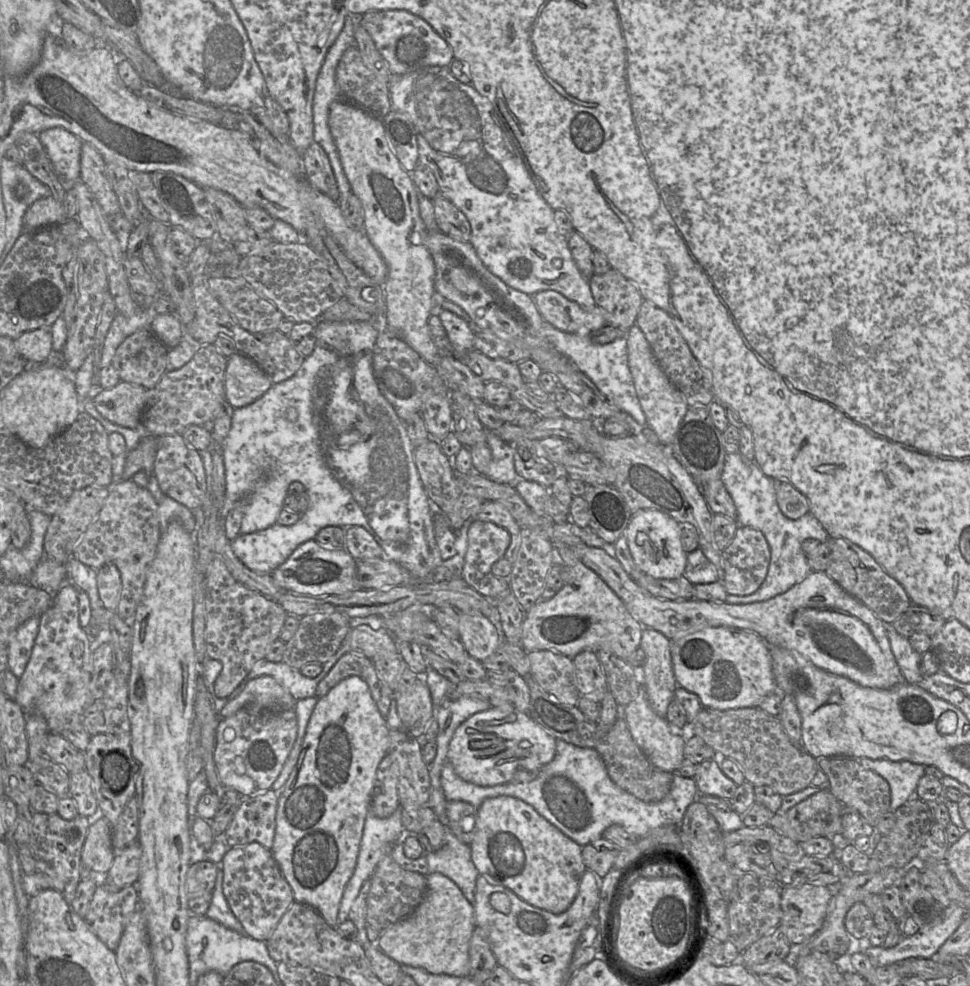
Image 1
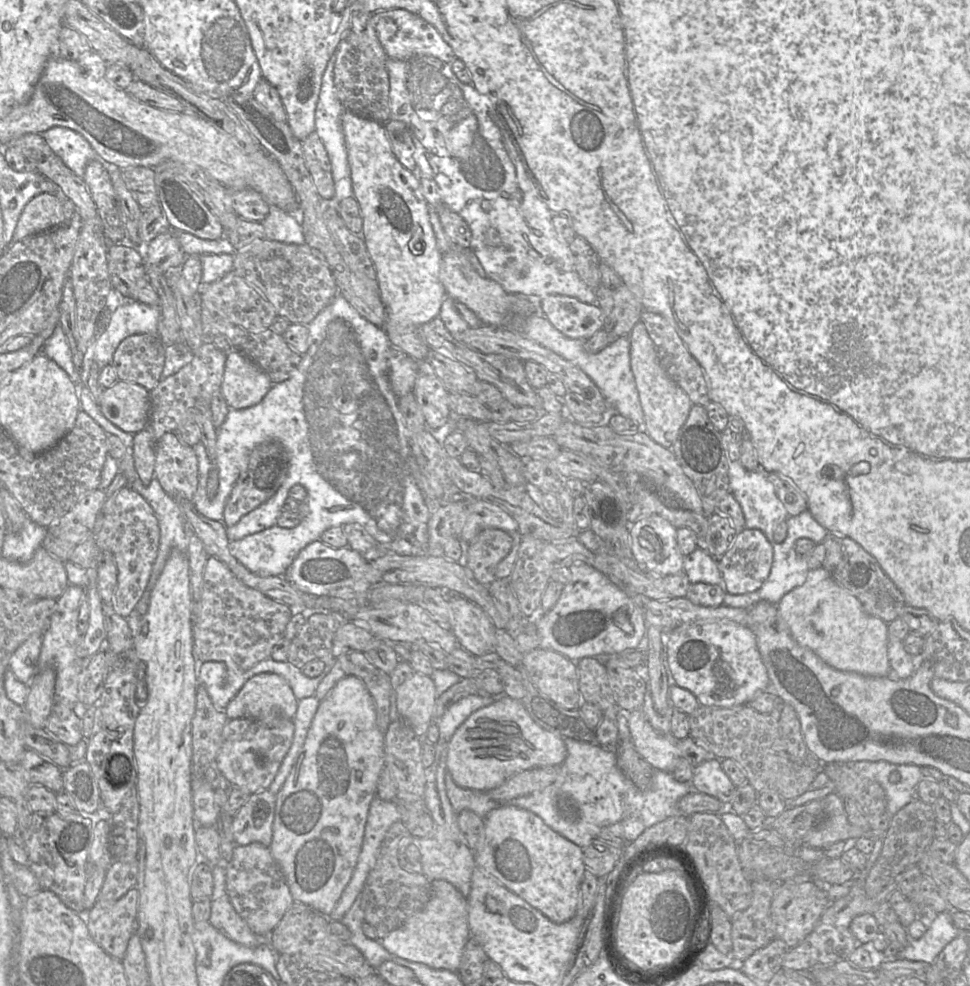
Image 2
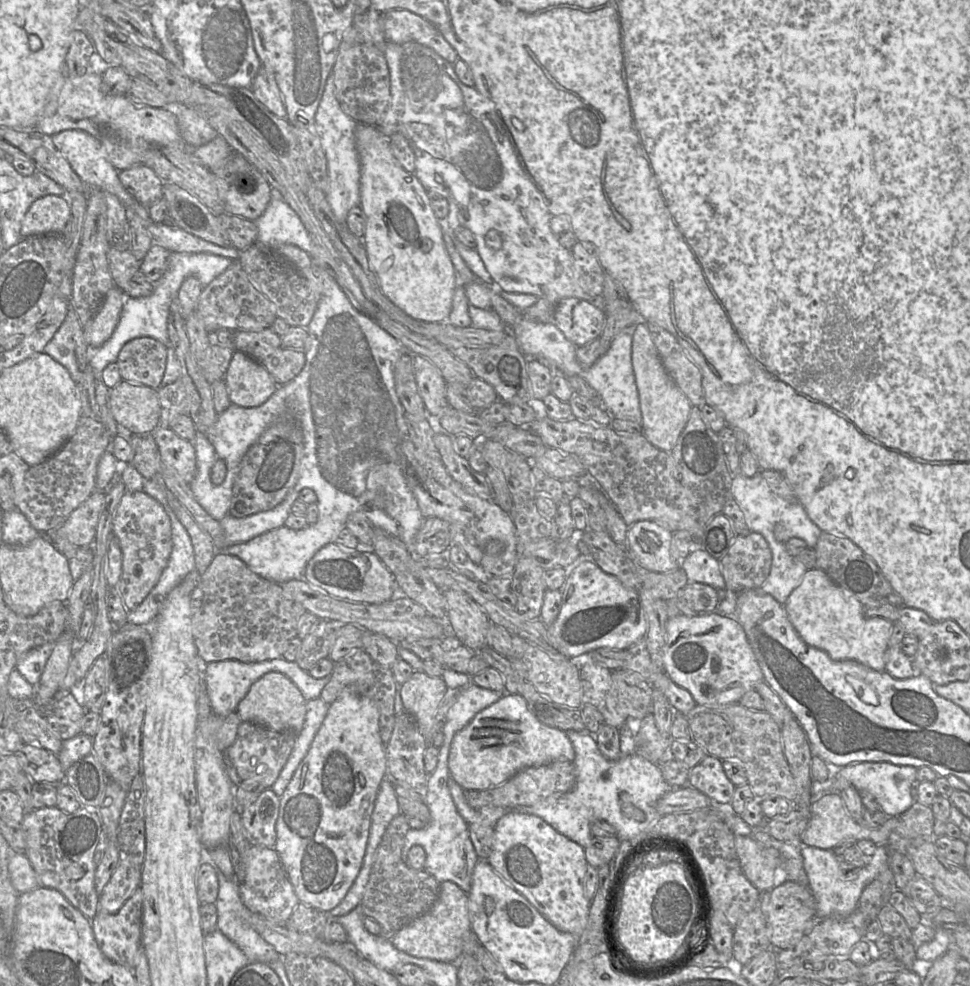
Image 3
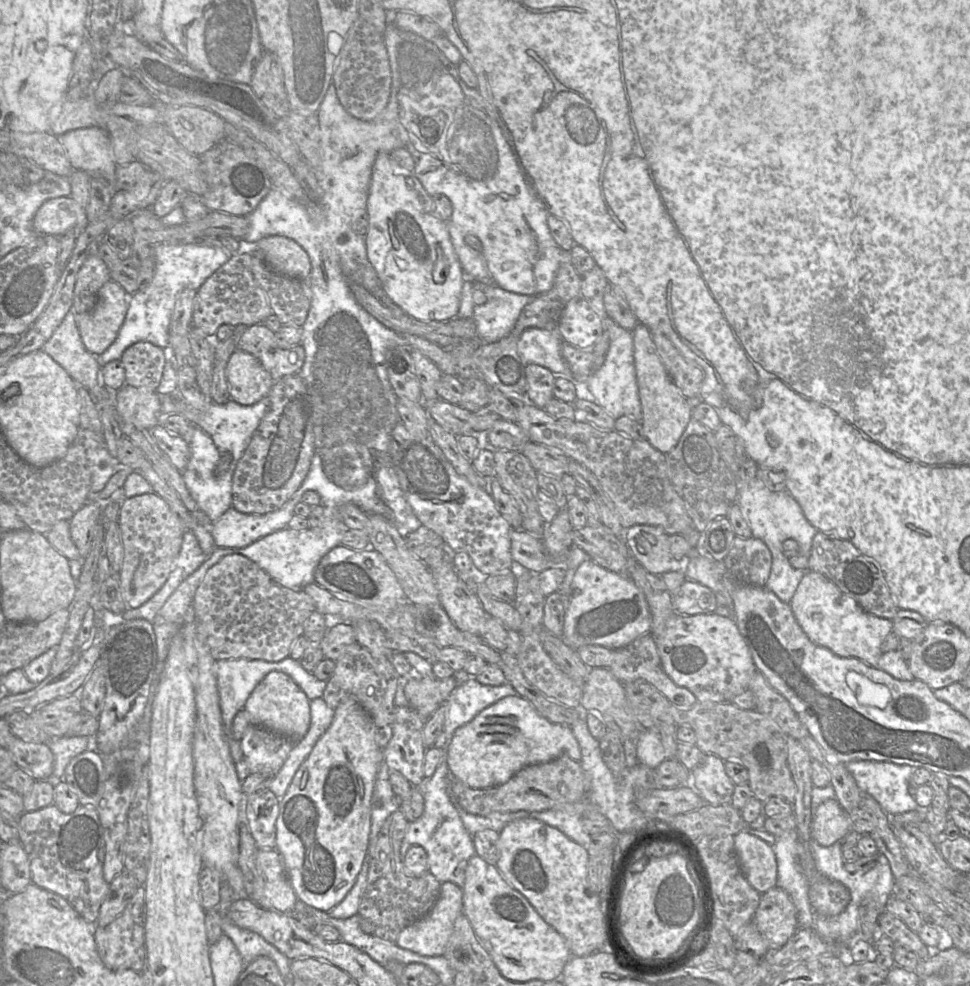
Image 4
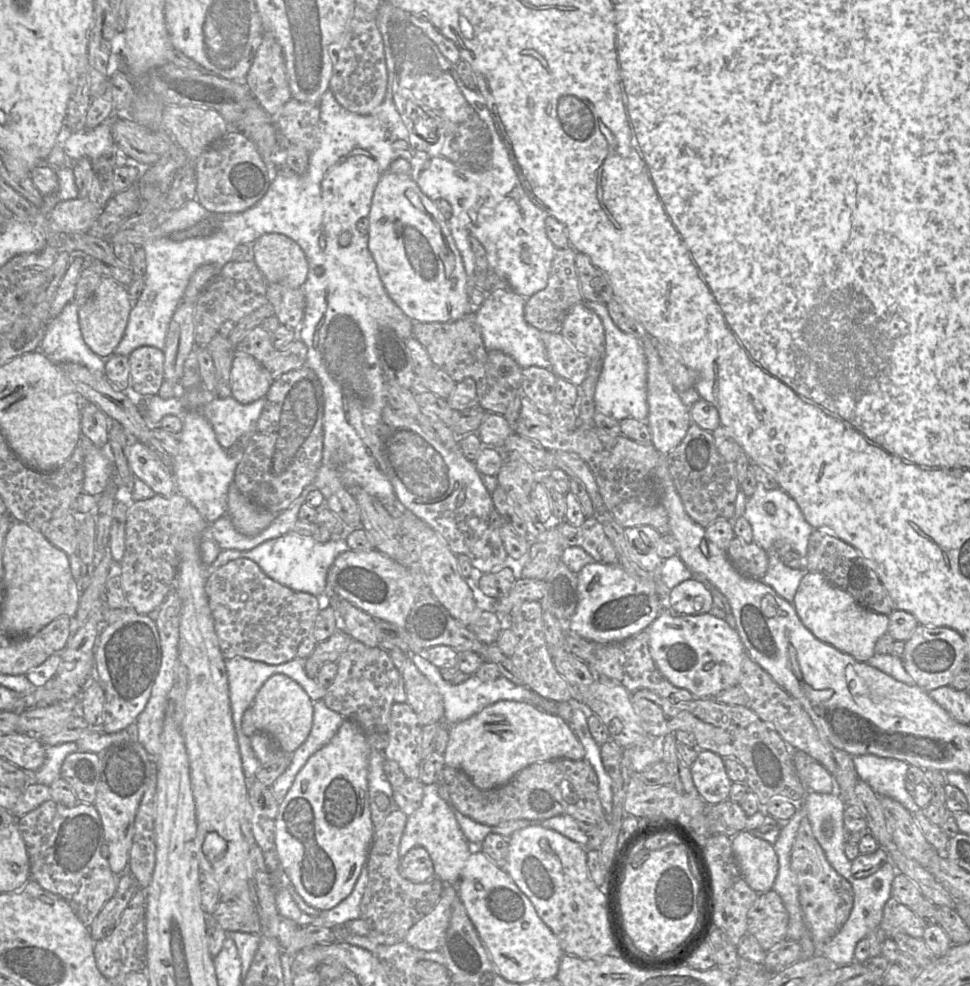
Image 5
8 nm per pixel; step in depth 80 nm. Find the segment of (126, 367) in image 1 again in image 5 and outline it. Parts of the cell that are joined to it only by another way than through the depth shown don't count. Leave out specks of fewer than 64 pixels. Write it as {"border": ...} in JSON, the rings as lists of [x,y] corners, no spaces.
{"border":[[[141,346],[129,356],[129,385],[138,396],[156,395],[164,380],[164,350]]]}

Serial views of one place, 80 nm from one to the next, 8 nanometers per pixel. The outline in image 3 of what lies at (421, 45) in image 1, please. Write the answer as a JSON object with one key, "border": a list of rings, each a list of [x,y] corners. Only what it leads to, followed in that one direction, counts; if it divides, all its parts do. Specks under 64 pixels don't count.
{"border":[[[403,9],[388,10],[380,14],[380,23],[387,42],[416,42],[431,48],[451,64],[458,60],[459,56],[451,44],[432,23],[421,16]]]}

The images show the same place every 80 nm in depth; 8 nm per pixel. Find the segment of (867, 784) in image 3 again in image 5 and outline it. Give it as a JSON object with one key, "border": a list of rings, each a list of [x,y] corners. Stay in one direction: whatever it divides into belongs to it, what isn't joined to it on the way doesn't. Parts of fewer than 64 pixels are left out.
{"border":[[[871,754],[855,756],[853,763],[859,779],[866,782],[876,794],[898,801],[911,813],[921,810],[914,801],[914,794],[911,795],[906,789],[910,764]]]}

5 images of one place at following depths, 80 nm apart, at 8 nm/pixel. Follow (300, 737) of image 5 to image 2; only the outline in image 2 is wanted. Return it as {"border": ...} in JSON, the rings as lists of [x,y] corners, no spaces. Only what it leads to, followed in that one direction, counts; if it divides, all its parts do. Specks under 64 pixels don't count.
{"border":[[[261,673],[249,679],[237,695],[229,702],[224,712],[228,719],[251,718],[263,724],[274,727],[281,721],[294,718],[298,699],[295,697],[288,682],[274,673]]]}

